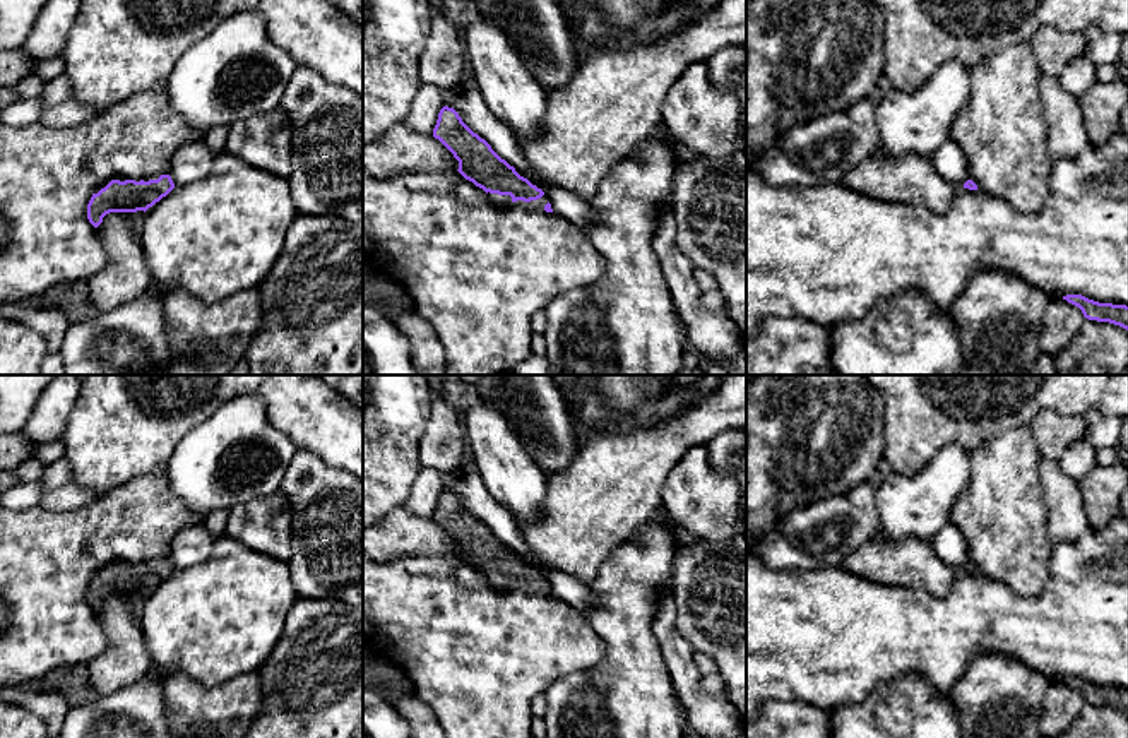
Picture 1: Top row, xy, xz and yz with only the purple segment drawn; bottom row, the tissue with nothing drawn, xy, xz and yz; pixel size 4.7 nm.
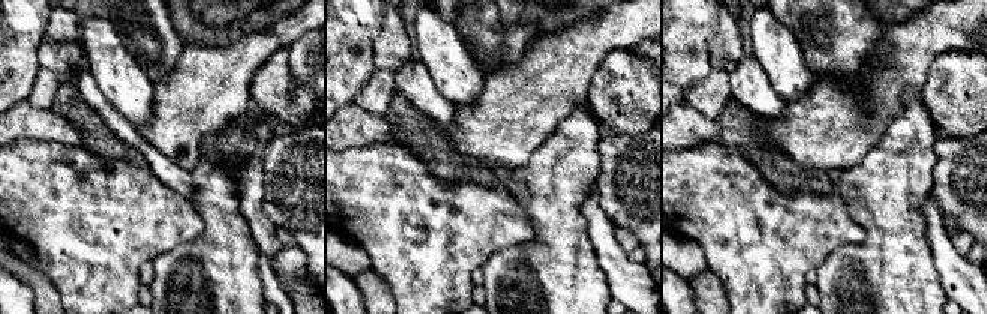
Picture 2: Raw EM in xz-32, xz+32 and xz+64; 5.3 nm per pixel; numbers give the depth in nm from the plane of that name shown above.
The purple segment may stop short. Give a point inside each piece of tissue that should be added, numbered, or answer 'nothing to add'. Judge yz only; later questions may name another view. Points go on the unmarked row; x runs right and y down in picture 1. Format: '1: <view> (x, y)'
nothing to add

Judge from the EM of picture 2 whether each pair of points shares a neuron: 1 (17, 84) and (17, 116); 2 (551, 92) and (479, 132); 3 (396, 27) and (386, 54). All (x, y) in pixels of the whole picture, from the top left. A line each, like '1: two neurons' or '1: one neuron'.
1: two neurons
2: one neuron
3: one neuron

